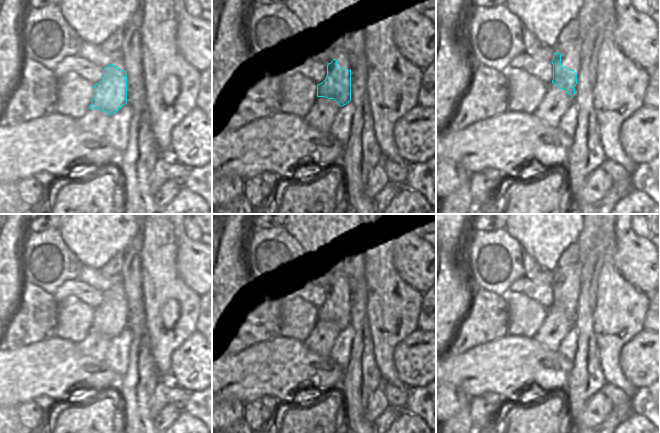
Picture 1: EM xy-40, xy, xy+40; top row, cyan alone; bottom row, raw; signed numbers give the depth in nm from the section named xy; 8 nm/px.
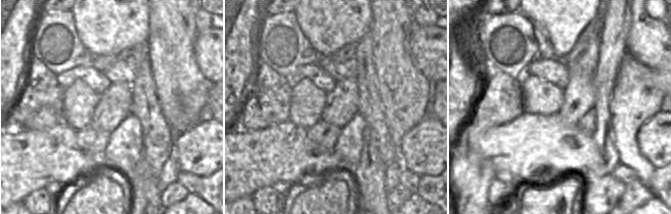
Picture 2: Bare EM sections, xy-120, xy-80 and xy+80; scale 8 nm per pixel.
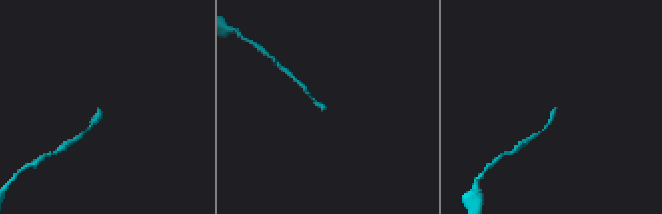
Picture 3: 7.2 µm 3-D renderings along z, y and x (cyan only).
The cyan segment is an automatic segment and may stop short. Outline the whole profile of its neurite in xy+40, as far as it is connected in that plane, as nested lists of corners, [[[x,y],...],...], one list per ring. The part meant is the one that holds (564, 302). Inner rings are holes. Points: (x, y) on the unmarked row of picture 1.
[[[553,277],[553,304],[557,311],[564,313],[566,317],[572,321],[575,318],[575,310],[577,308],[577,297],[574,294],[568,293],[566,290],[561,290],[561,278]]]

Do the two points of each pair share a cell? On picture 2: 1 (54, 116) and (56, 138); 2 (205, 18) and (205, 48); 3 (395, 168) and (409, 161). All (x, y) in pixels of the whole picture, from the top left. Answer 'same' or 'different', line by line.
1: different
2: different
3: different

